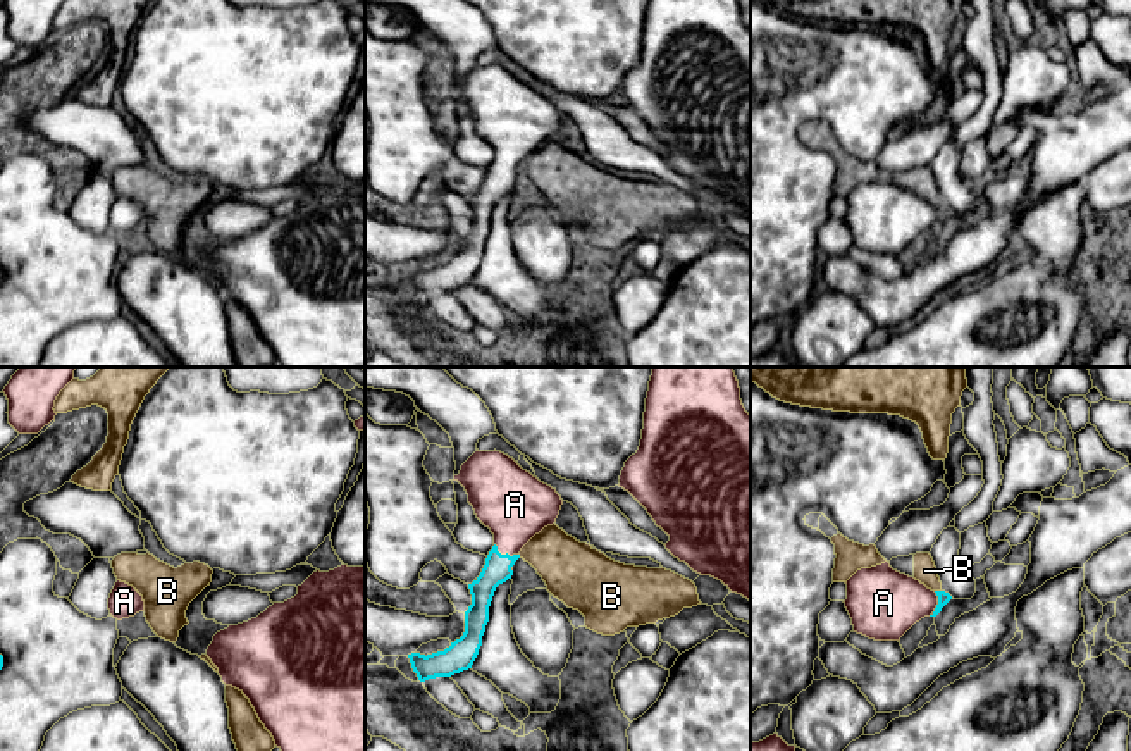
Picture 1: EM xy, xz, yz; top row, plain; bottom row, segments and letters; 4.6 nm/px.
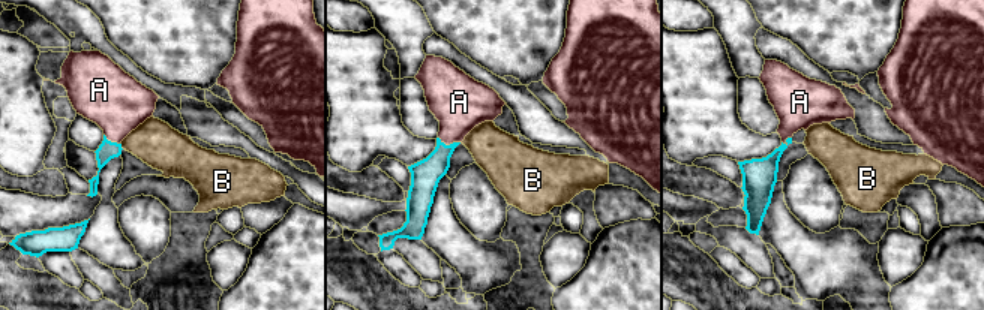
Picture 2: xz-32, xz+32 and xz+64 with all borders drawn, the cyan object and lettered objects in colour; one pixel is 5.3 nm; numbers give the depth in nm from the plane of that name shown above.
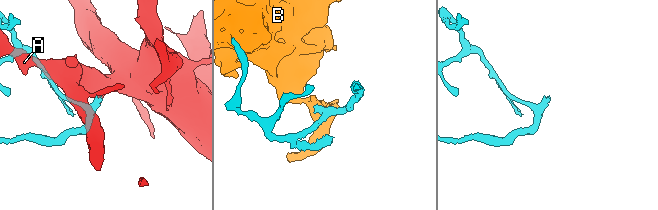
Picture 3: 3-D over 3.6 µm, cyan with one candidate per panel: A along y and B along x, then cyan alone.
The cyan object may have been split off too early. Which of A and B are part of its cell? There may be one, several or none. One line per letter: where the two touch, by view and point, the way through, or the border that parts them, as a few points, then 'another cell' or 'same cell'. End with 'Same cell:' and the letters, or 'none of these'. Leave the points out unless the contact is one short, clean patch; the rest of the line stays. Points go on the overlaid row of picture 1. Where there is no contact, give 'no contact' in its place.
A: meets cyan in xz at (506, 553); runs through xz (496, 571), (506, 553), (515, 505); same cell
B: meets cyan in yz at (939, 591); another cell
Same cell: A

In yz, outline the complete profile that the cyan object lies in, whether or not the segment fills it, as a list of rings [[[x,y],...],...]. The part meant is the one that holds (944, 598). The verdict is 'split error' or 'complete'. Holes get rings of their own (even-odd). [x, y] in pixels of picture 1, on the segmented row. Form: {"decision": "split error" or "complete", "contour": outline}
{"decision": "split error", "contour": [[[888,562],[857,570],[845,584],[844,603],[854,632],[875,641],[900,641],[916,622],[936,617],[952,599],[893,570]]]}

